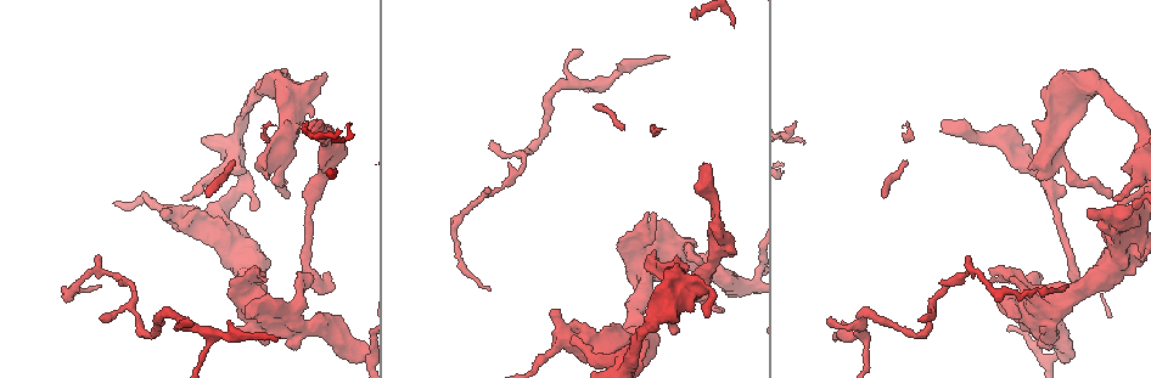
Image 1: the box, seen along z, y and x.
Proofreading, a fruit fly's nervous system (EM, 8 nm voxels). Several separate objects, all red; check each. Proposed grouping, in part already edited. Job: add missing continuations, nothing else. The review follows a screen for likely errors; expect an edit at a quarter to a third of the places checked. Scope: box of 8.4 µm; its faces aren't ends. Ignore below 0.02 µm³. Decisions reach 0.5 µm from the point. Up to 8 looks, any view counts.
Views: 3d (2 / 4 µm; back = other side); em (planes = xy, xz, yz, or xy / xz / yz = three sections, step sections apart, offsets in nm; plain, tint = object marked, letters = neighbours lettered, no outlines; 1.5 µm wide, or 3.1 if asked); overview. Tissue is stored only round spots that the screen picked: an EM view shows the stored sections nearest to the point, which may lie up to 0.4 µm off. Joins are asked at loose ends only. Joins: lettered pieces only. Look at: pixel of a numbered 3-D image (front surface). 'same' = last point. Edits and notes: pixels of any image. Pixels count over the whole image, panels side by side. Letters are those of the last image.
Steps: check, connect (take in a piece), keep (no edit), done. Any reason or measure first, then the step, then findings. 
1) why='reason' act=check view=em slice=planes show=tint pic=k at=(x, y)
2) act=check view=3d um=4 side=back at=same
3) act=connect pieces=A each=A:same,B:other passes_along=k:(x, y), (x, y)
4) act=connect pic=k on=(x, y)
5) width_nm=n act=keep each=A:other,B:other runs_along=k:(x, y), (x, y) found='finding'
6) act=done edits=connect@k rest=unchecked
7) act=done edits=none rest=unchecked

why='branch stops here' act=check view=em slice=xy step=8 show=letters pic=1 at=(668, 57)

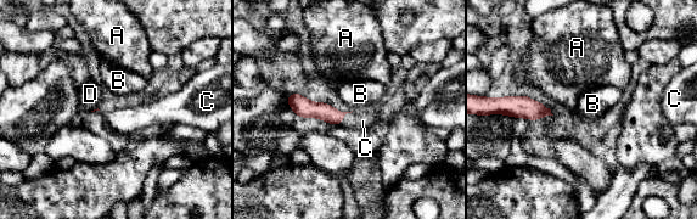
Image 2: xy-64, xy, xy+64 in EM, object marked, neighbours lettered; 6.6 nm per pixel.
why='cut it another way' act=check view=em slice=xz step=4 show=letters at=same

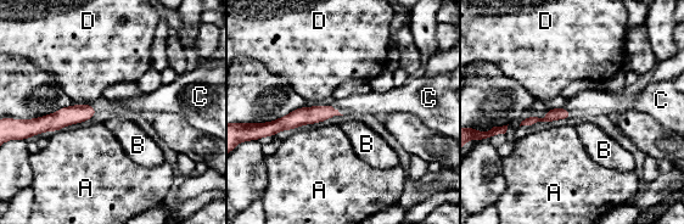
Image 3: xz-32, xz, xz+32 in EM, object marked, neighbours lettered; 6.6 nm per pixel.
act=connect pieces=C each=A:other,B:other,C:same,D:other found='the cell continues'

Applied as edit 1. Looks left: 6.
act=check view=overview

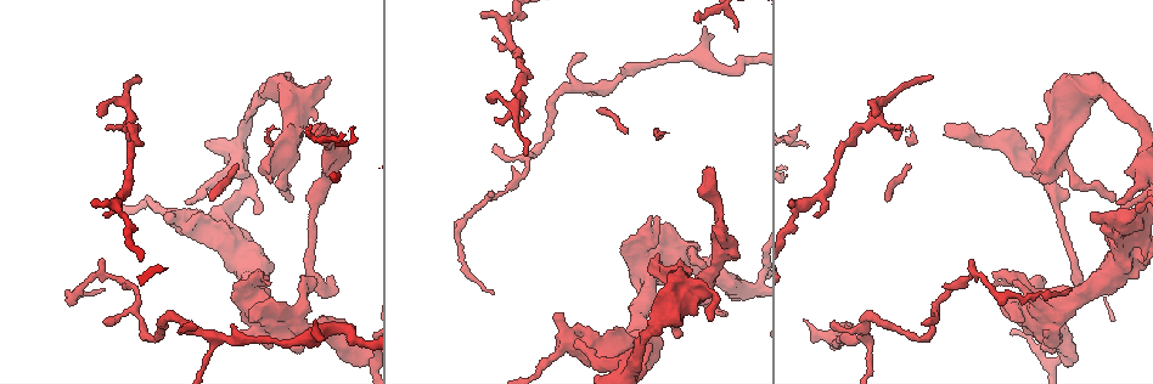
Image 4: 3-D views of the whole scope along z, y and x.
why='branch stops here' act=check view=3d um=2 pic=4 at=(585, 55)

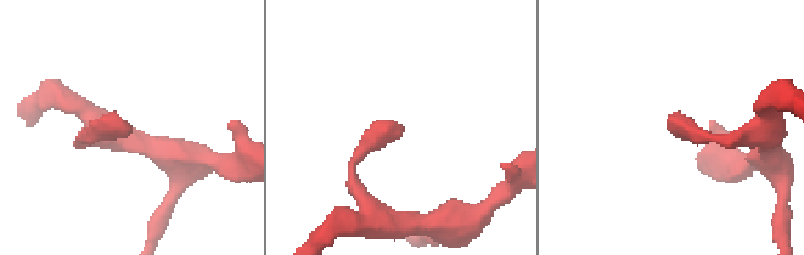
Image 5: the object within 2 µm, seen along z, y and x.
why='need the tissue' act=check view=em slice=planes show=letters pic=5 at=(674, 131)

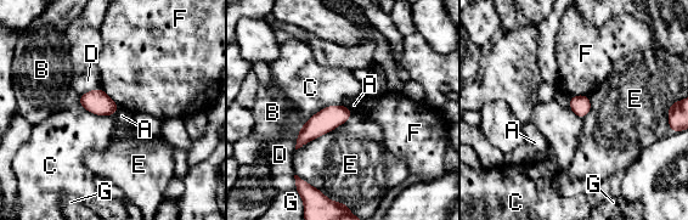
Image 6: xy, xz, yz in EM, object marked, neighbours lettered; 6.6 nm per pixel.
width_nm=130 act=keep each=A:other,B:other,C:other,D:other,E:other,F:other,G:other border=6:(343, 105), (323, 107), (302, 127) found='no lettered piece goes on from it'

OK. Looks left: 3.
why='branch stops here' act=check view=em slice=planes show=plain pic=4 at=(1110, 201)

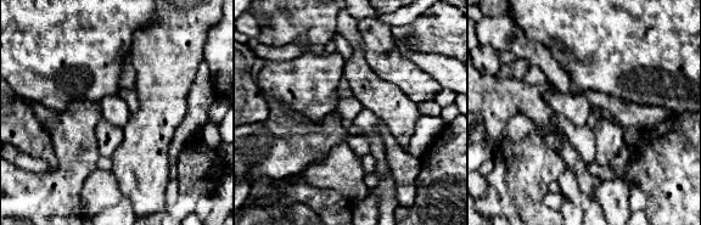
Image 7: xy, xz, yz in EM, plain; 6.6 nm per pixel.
why='see the neighbours' act=check view=em slice=planes show=letters at=same

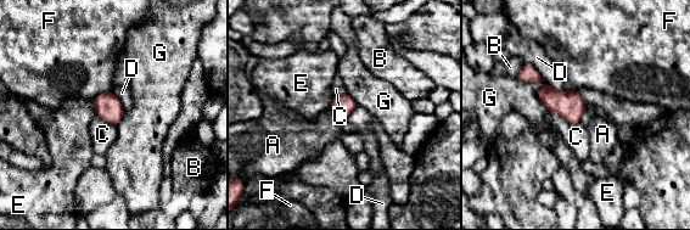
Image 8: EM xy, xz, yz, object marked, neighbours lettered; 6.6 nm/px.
act=keep each=A:other,B:other,C:other,D:other,E:other,F:other,G:other runs_along=8:(526, 67), (577, 119) found='none of them fits'

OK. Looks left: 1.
act=done edits=connect@3 rest=unchecked

